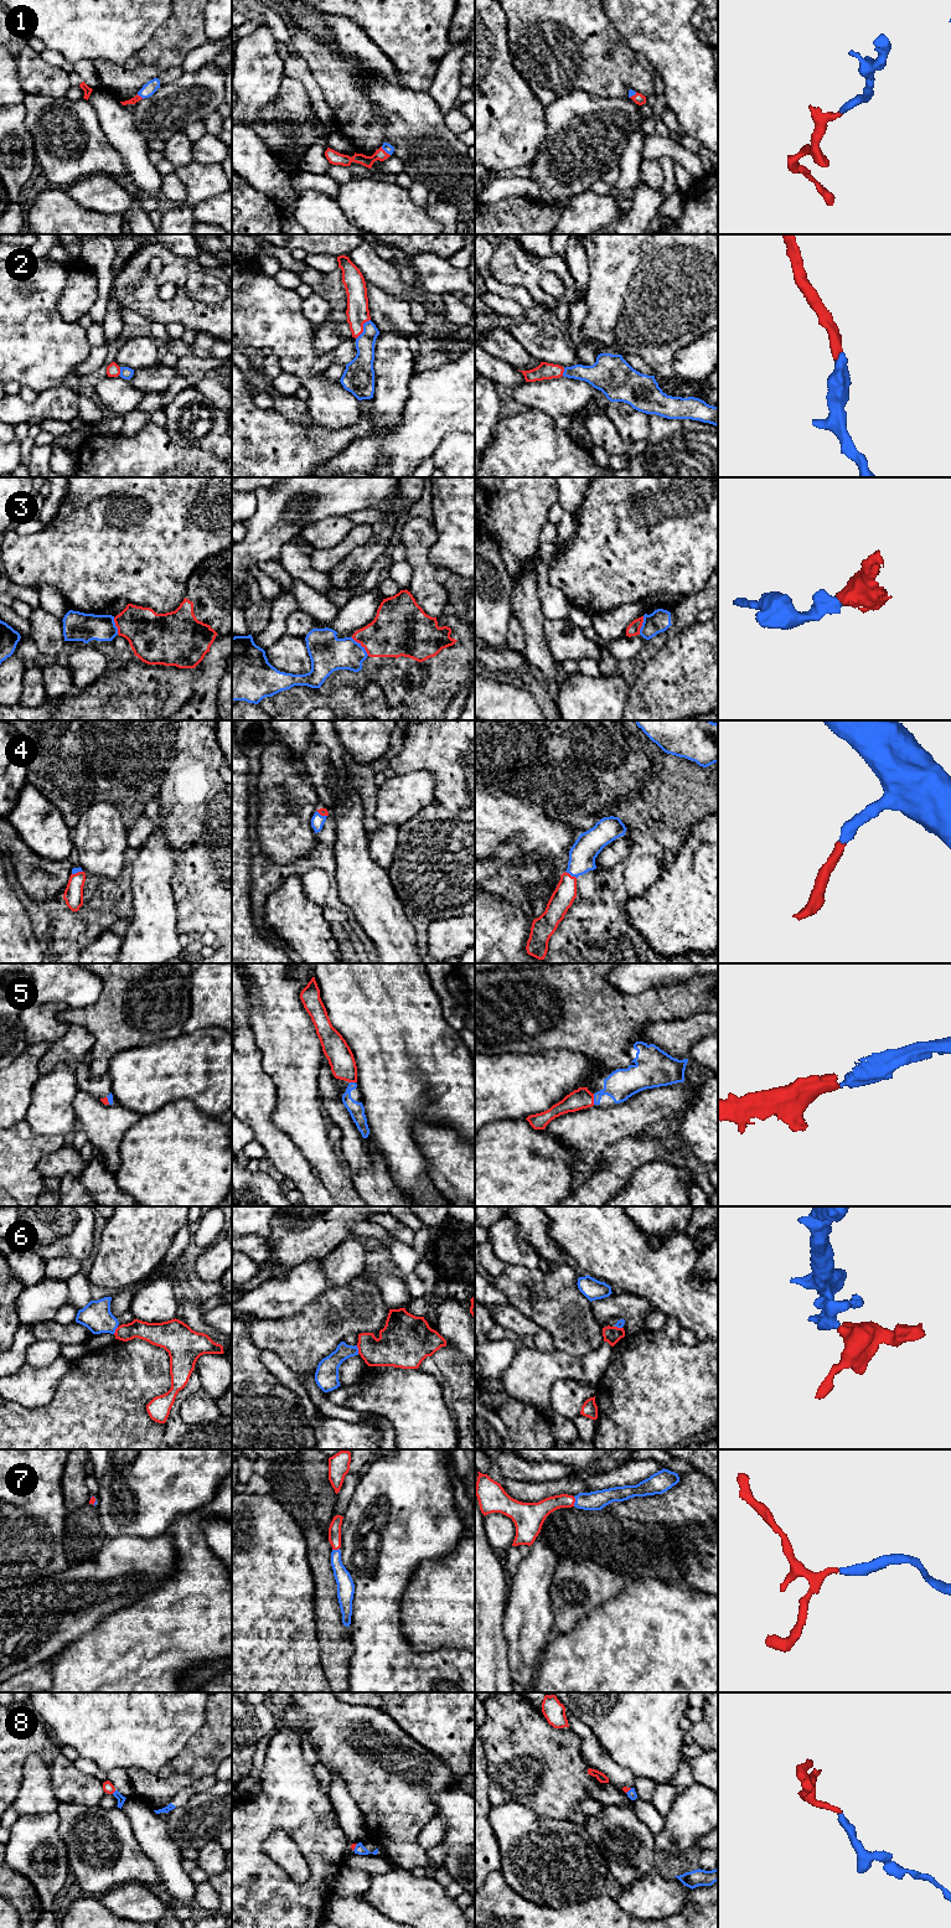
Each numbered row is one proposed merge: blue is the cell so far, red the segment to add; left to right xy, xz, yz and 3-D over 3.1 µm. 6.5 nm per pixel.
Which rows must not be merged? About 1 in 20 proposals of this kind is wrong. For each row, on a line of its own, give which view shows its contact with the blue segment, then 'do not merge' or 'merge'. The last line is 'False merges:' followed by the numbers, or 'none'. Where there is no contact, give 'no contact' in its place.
1: meets blue in xz; merge
2: meets blue in xz; merge
3: meets blue in xz; merge
4: meets blue in yz; merge
5: meets blue in yz; merge
6: meets blue in xz; do not merge
7: meets blue in yz; merge
8: meets blue in xy; merge
False merges: 6

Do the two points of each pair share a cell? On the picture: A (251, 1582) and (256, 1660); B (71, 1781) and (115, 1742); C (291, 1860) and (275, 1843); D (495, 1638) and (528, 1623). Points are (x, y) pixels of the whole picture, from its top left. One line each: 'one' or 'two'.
A: one
B: two
C: one
D: two

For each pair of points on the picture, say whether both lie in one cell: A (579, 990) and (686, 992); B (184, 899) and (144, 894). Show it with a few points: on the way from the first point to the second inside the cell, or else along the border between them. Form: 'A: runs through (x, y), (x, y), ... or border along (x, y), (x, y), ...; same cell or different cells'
A: runs through (605, 1004), (660, 1004); same cell
B: border along (175, 868), (171, 889), (177, 926); different cells

